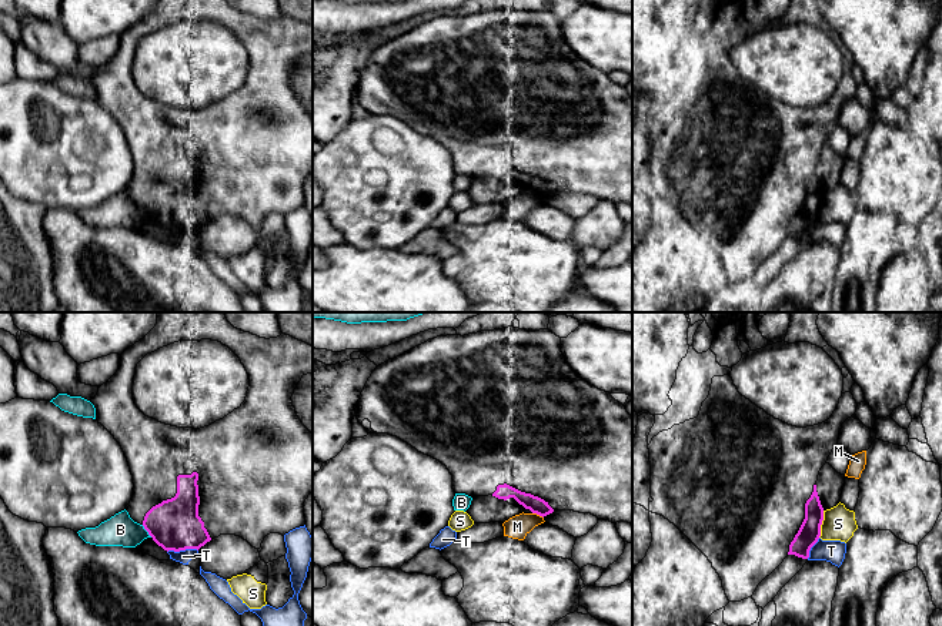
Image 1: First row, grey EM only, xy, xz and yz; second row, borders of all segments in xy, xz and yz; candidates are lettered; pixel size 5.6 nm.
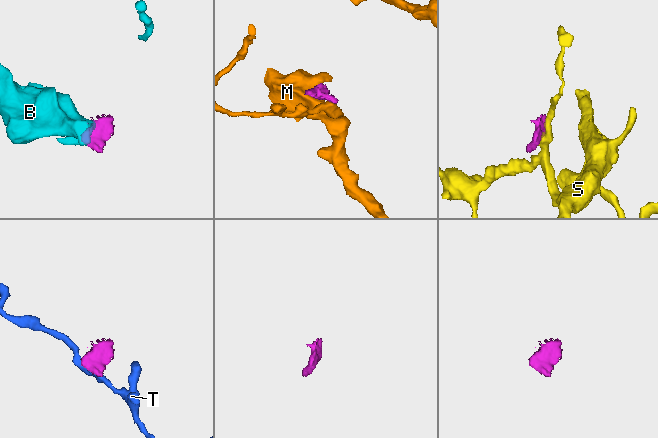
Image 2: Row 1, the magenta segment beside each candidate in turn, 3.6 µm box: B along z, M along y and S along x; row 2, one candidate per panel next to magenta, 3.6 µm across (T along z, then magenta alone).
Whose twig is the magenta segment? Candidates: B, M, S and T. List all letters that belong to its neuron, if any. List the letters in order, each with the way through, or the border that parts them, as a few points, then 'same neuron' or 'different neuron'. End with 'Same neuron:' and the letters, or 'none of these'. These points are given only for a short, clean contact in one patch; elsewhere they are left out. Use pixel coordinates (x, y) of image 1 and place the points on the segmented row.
B: along xy (142, 525), (152, 536) | different neuron
M: different neuron
S: different neuron
T: different neuron
Same neuron: none of these

